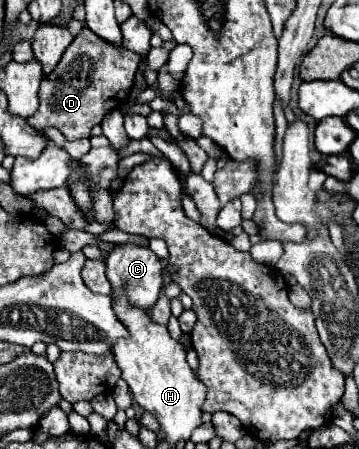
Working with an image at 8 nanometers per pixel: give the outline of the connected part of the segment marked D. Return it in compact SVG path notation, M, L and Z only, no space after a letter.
M84 26L62 54L54 72L42 80L40 106L28 118L28 124L38 130L54 126L68 141L88 138L90 130L100 124L106 112L126 104L132 92L138 62L140 56L136 56L136 52L124 46L116 48L114 44L100 40L88 26Z

